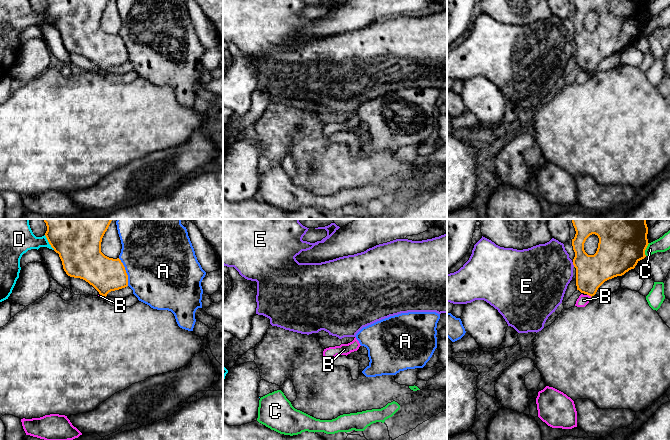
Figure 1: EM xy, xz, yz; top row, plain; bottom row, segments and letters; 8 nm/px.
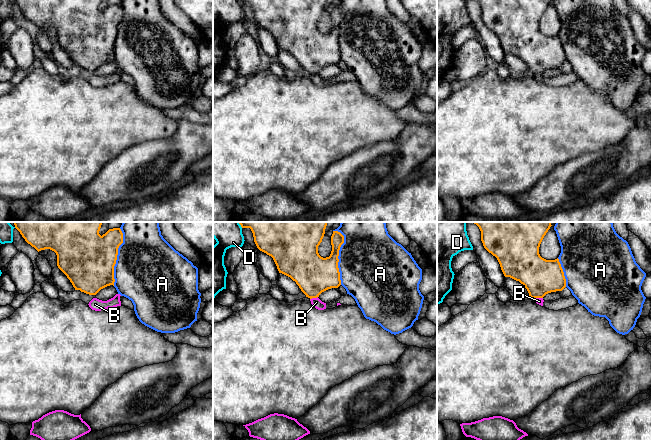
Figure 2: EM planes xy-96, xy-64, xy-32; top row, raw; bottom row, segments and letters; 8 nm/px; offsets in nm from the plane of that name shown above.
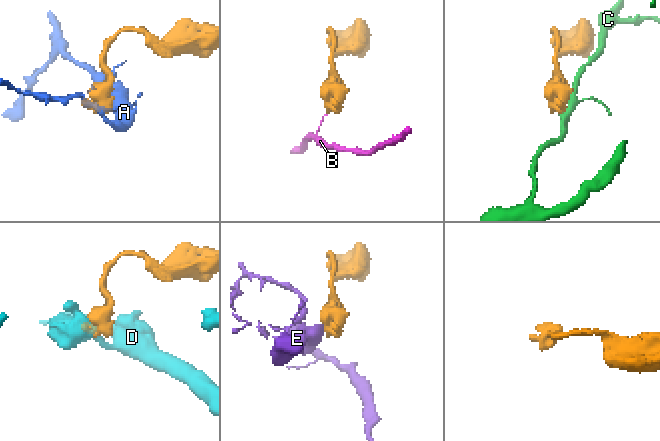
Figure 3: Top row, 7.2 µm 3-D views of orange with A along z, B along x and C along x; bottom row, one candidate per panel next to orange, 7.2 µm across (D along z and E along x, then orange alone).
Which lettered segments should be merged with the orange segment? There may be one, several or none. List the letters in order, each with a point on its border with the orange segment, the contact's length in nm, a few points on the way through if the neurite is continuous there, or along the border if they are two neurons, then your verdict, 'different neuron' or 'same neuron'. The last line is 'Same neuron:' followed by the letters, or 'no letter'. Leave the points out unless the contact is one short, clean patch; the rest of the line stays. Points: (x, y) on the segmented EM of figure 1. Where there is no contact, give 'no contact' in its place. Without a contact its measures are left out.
A: xy (125, 272) | 240 nm | different neuron
B: yz (589, 295) | 40 nm | along yz (587, 294), (591, 296) | different neuron
C: yz (645, 249) | 110 nm | different neuron
D: xy (48, 241) | 150 nm | different neuron
E: yz (573, 264) | 40 nm | along yz (572, 262), (574, 266) | different neuron
Same neuron: no letter

